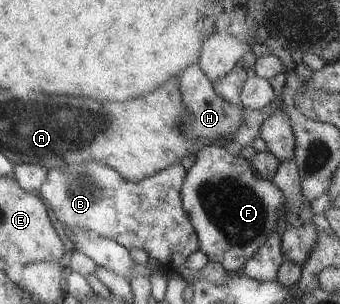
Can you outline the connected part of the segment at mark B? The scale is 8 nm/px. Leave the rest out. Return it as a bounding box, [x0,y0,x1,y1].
[37,163,198,272]

